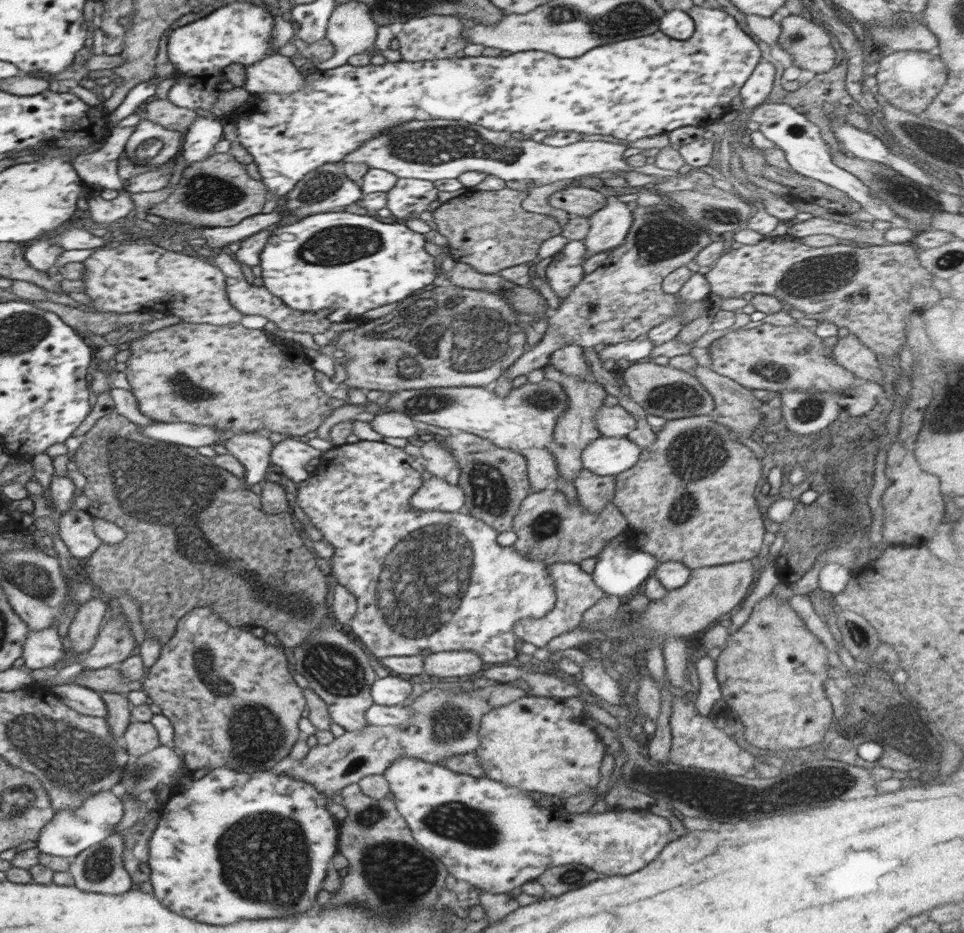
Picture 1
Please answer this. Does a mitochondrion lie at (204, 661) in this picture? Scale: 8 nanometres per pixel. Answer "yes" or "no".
yes

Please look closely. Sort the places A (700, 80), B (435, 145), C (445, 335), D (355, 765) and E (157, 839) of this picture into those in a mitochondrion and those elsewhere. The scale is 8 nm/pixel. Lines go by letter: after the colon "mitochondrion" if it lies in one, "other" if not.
A: other
B: mitochondrion
C: mitochondrion
D: other
E: other

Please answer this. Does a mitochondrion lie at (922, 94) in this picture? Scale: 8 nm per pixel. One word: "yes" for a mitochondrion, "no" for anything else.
yes

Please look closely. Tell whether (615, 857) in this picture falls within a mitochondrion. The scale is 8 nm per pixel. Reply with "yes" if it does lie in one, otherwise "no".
no

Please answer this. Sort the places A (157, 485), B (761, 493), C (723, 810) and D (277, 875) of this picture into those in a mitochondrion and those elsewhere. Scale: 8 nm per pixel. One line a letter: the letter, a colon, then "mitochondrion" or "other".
A: mitochondrion
B: other
C: mitochondrion
D: mitochondrion

